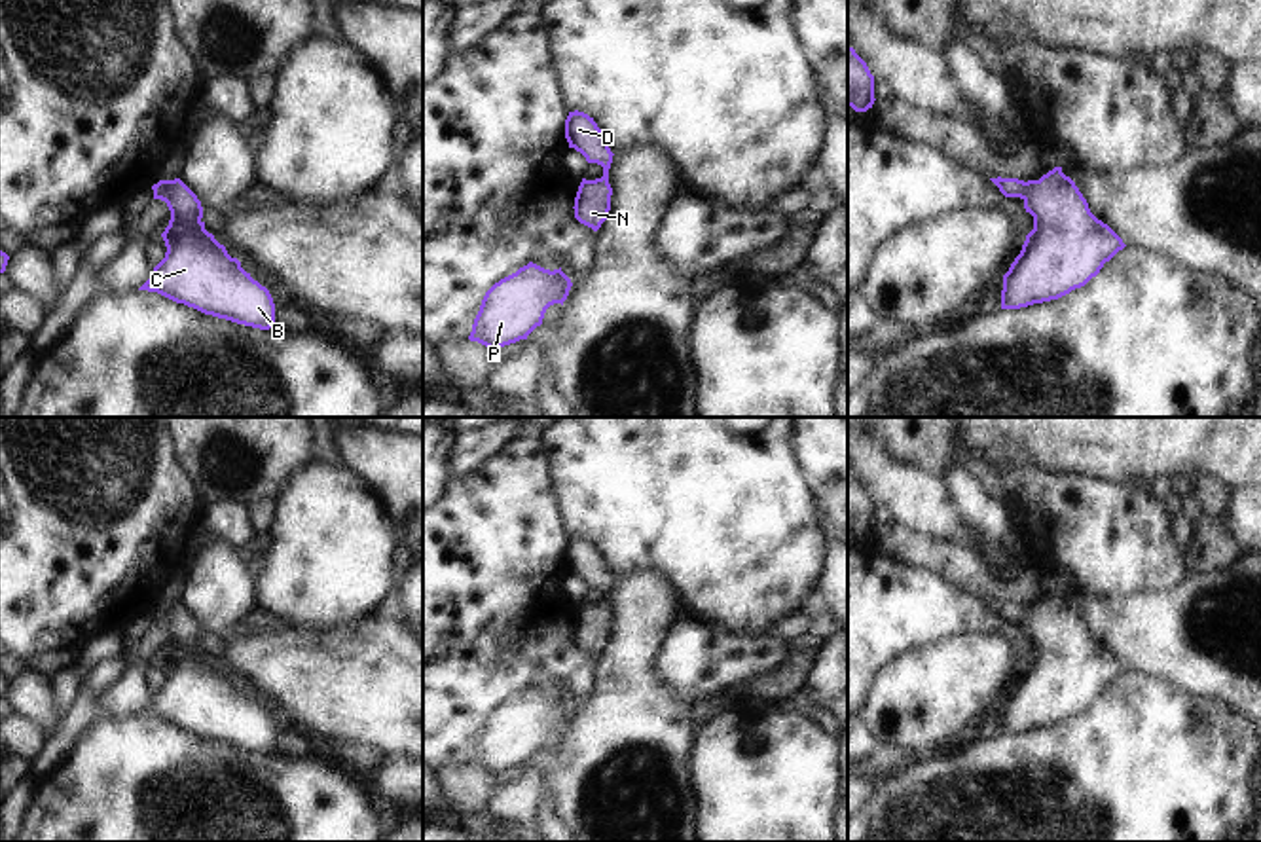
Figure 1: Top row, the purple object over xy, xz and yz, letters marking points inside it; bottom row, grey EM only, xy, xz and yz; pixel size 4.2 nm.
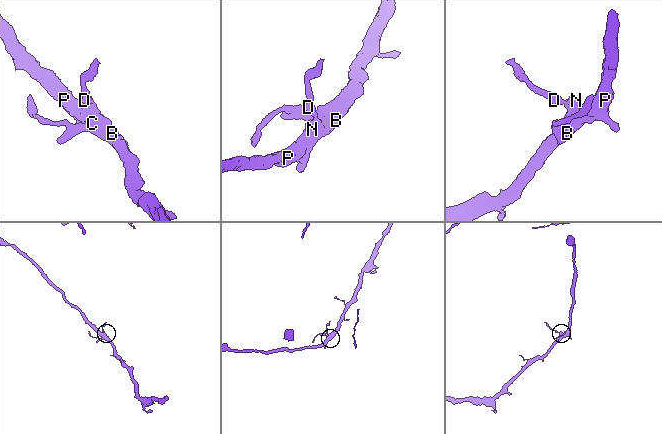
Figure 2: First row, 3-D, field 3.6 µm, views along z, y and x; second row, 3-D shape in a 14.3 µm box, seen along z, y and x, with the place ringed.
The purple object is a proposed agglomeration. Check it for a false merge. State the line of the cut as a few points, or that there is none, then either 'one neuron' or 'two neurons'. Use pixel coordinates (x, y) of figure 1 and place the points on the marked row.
no cut | one neuron

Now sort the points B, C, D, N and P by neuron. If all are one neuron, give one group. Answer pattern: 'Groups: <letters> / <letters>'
Groups: B C D N P.

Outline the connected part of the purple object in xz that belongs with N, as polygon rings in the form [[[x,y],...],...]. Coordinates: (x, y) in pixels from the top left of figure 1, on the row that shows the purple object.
[[[578,110],[569,112],[565,119],[565,138],[569,148],[580,152],[588,163],[603,167],[601,178],[582,178],[573,207],[575,218],[597,231],[611,210],[612,188],[609,184],[609,169],[614,154],[611,152],[607,138],[594,118]]]

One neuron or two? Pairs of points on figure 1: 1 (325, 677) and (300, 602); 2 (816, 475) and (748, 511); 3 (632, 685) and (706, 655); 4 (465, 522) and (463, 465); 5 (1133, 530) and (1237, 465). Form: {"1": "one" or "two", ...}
{"1": "two", "2": "two", "3": "two", "4": "two", "5": "two"}

